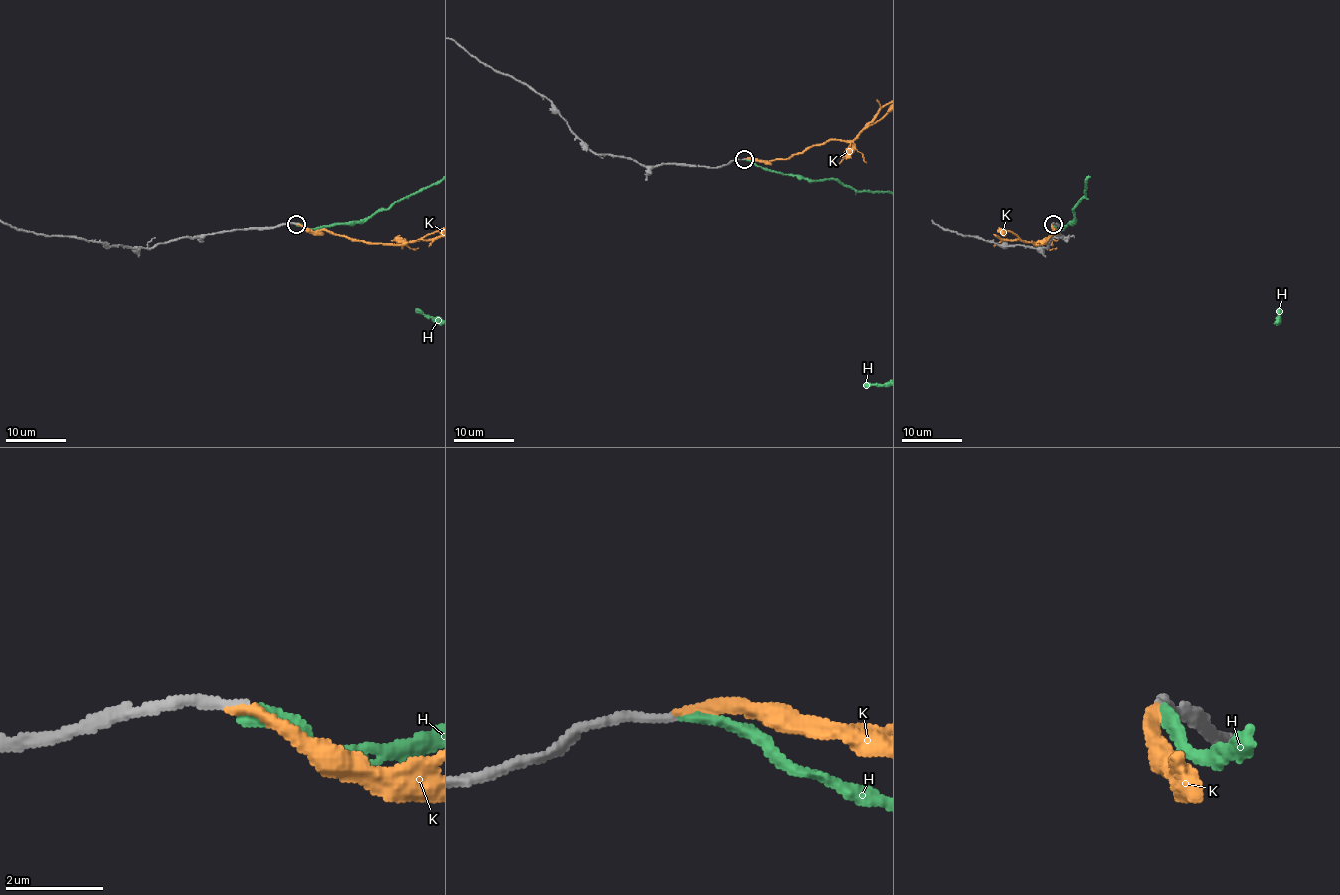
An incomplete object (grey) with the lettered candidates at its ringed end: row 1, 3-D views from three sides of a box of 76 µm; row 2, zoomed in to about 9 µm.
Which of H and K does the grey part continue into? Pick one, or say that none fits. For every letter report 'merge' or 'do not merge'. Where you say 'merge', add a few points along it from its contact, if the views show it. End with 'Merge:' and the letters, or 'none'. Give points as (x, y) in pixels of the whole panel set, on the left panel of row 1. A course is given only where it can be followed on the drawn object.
H: do not merge
K: merge
Merge: K

